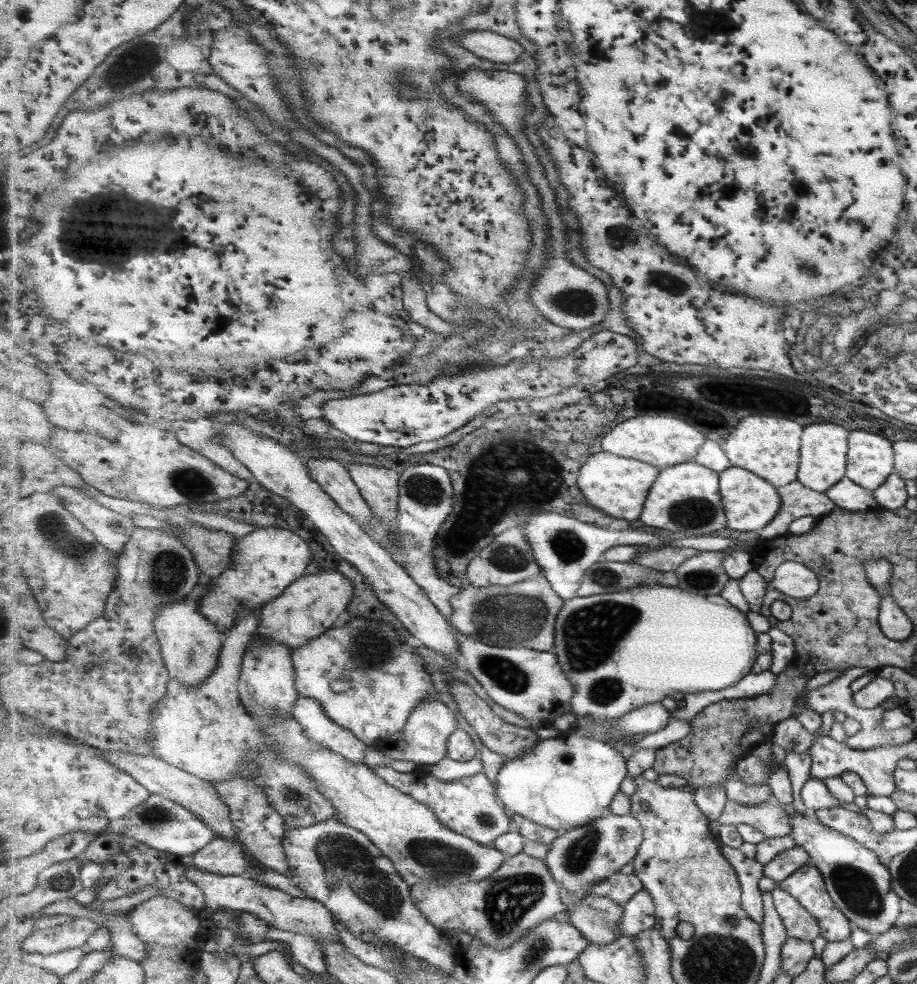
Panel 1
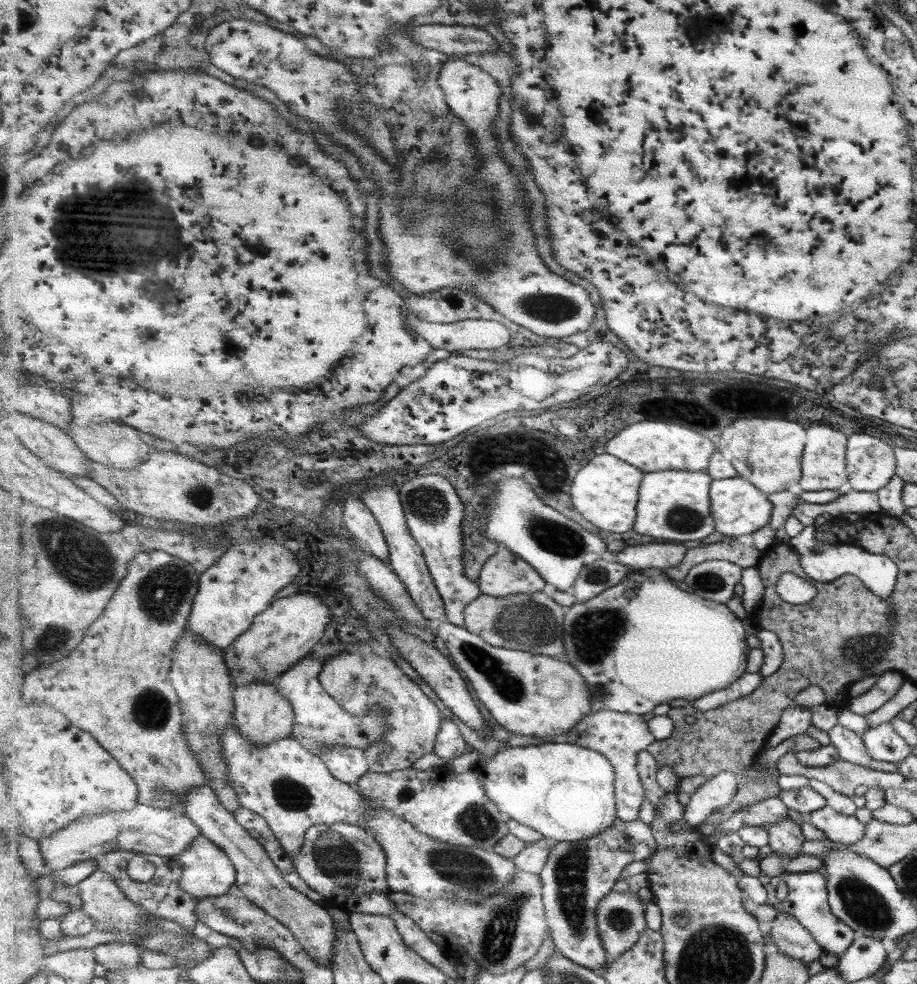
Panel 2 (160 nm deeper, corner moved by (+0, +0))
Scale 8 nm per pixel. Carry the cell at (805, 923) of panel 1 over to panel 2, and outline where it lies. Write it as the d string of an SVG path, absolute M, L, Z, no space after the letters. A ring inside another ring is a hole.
M777 911L771 925L771 939L779 952L807 965L820 958L822 949L795 916Z

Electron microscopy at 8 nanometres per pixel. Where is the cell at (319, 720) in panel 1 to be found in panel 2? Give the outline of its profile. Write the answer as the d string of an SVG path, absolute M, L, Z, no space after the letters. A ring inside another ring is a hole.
M330 746L320 756L333 775L350 785L358 783L370 770L363 748Z

